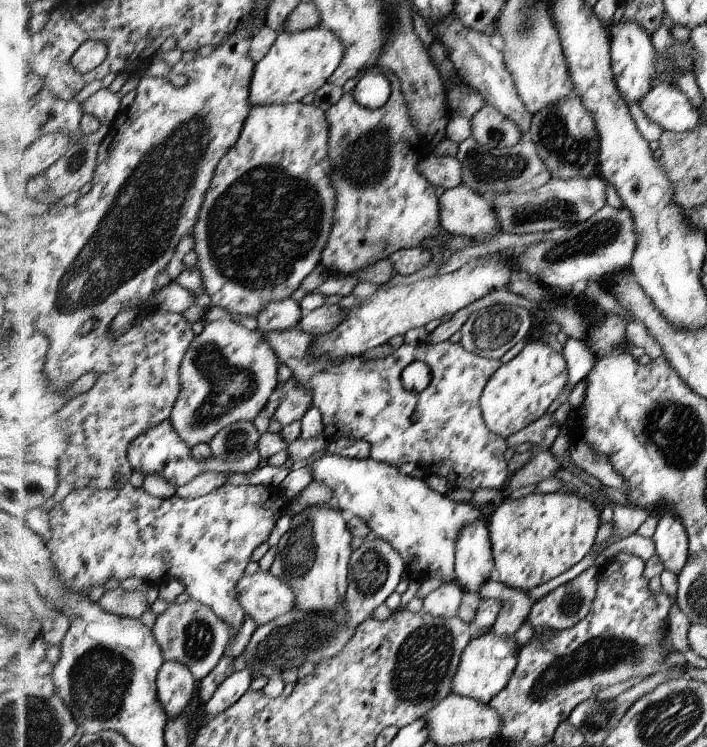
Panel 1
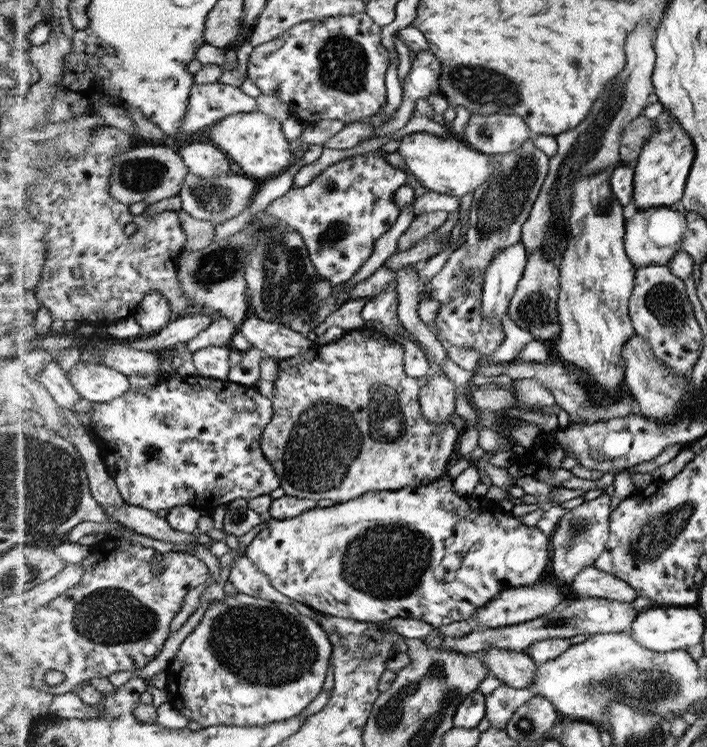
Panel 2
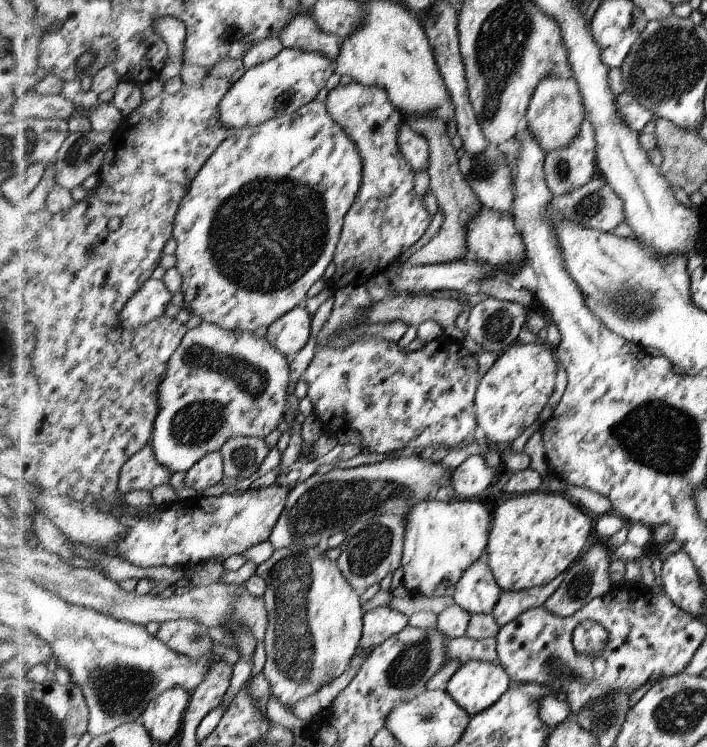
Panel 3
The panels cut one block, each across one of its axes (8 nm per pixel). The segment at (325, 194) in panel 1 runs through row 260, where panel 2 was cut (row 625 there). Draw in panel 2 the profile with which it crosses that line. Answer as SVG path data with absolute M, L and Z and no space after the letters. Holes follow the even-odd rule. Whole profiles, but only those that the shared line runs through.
M242 593L226 596L224 600L218 600L208 608L199 625L187 636L174 660L168 666L168 682L166 687L169 697L168 701L180 710L184 716L187 716L192 721L201 722L204 728L220 725L241 727L264 726L292 718L300 714L318 696L318 692L322 690L322 682L326 680L328 658L332 654L332 646L328 642L329 635L327 631L322 632L322 629L320 624L316 624L315 620L310 620L310 616L300 613L299 609L292 605L291 602L272 602L265 598L258 598Z

